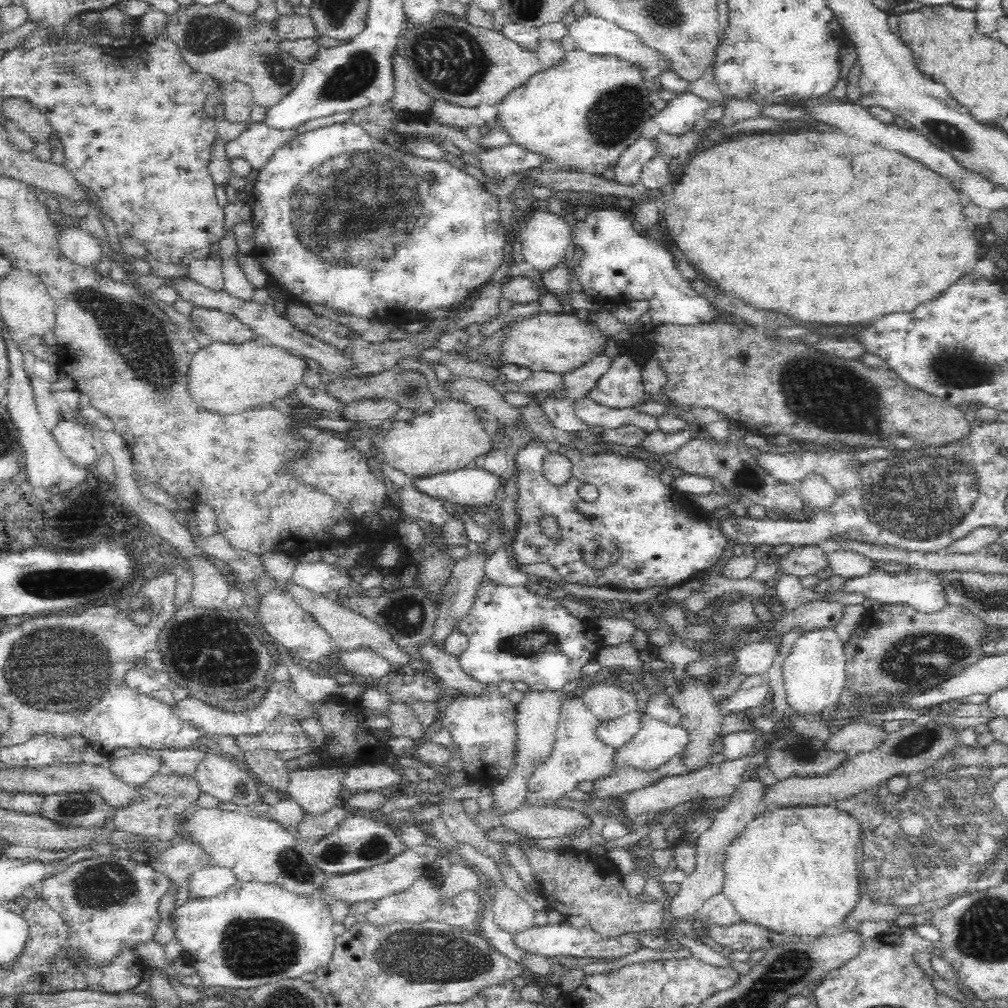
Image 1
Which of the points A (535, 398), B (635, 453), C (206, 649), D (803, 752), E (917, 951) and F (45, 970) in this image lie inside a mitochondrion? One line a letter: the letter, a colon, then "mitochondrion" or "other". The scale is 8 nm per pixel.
A: other
B: other
C: mitochondrion
D: mitochondrion
E: other
F: mitochondrion

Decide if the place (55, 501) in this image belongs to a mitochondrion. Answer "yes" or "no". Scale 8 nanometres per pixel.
no

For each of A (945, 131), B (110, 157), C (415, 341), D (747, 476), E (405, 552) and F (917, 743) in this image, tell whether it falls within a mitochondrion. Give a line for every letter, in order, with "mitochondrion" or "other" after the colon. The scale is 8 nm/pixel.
A: mitochondrion
B: other
C: other
D: other
E: other
F: mitochondrion

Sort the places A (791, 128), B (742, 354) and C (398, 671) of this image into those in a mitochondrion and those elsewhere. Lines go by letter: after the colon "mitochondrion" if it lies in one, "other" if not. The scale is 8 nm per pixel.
A: other
B: mitochondrion
C: other

